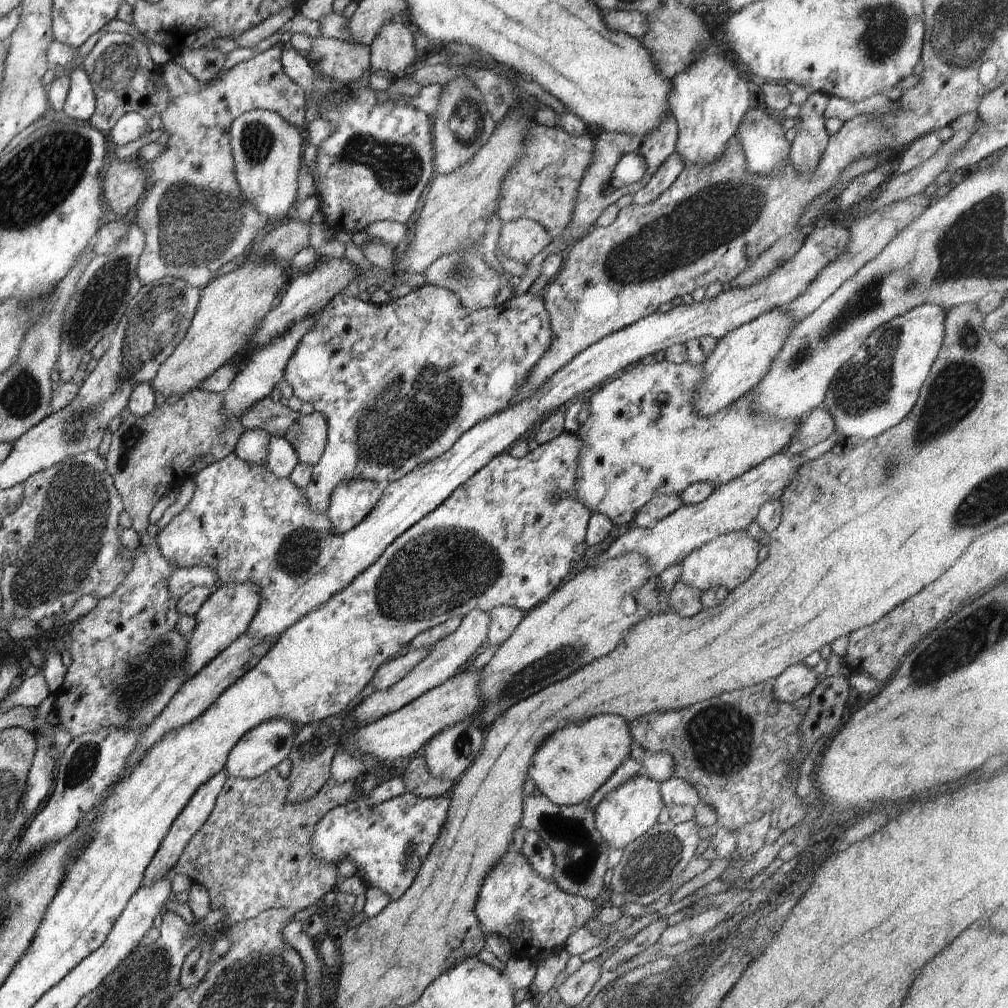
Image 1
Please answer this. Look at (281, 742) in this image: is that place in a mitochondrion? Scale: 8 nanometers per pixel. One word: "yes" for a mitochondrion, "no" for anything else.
no

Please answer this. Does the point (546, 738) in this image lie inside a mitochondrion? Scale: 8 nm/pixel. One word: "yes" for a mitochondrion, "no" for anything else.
no

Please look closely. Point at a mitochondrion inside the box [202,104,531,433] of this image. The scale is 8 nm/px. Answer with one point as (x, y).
(397, 167)

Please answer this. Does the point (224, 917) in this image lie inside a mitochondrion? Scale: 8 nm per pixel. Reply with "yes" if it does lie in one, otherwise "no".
no

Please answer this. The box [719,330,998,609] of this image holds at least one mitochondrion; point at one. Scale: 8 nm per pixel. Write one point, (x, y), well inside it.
(956, 390)

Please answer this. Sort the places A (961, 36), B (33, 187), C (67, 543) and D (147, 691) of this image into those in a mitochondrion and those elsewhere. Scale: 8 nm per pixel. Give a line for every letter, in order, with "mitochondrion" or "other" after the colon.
A: mitochondrion
B: mitochondrion
C: mitochondrion
D: mitochondrion

